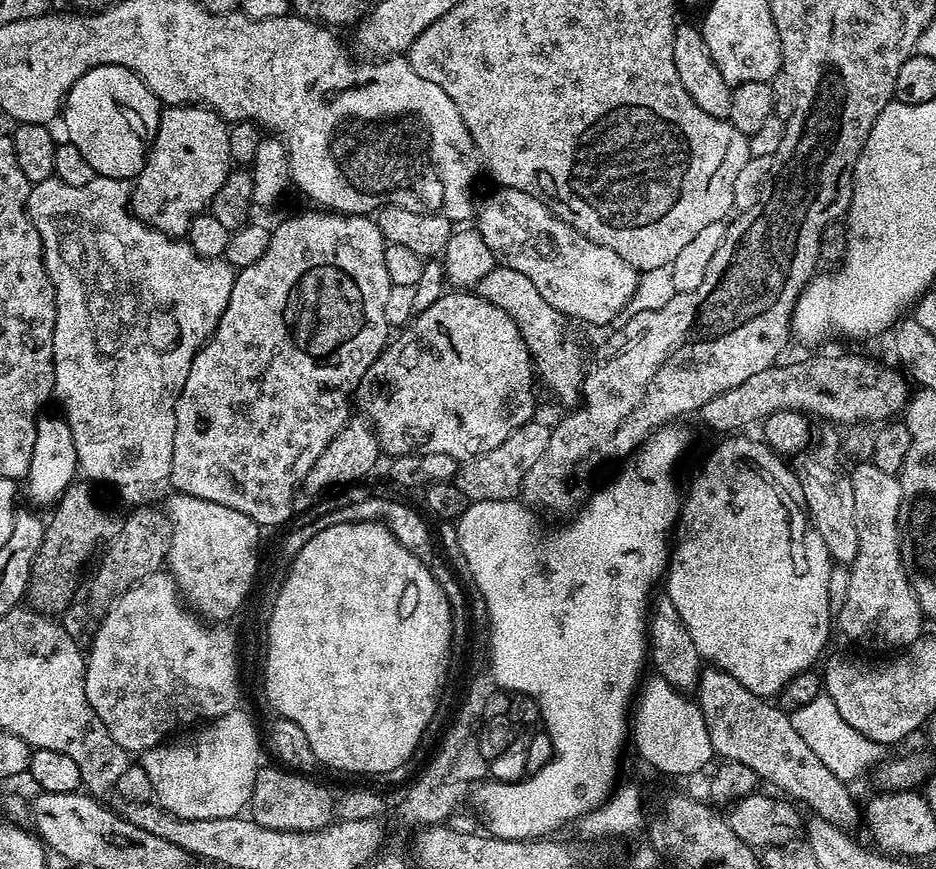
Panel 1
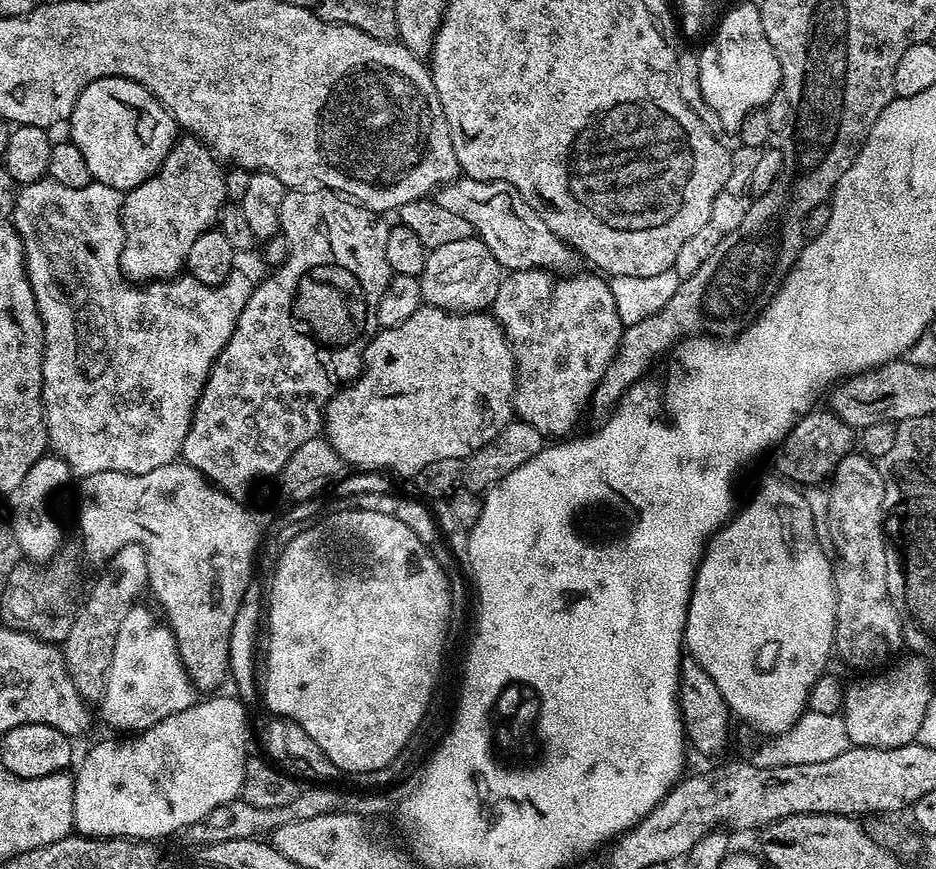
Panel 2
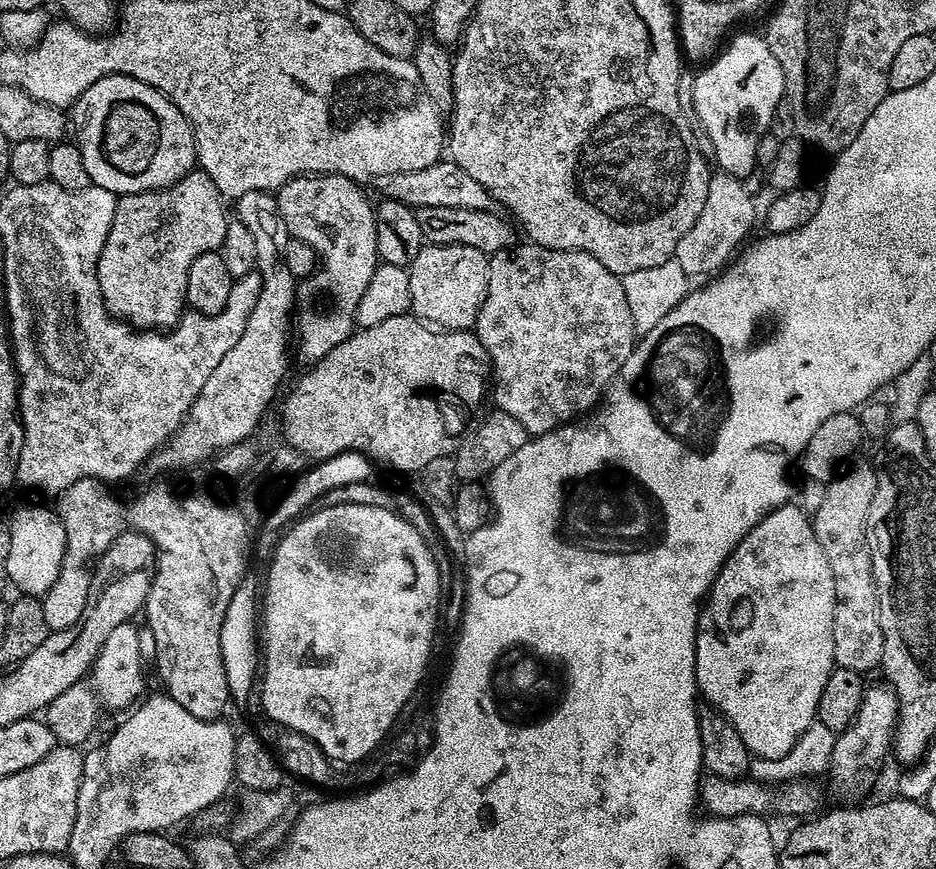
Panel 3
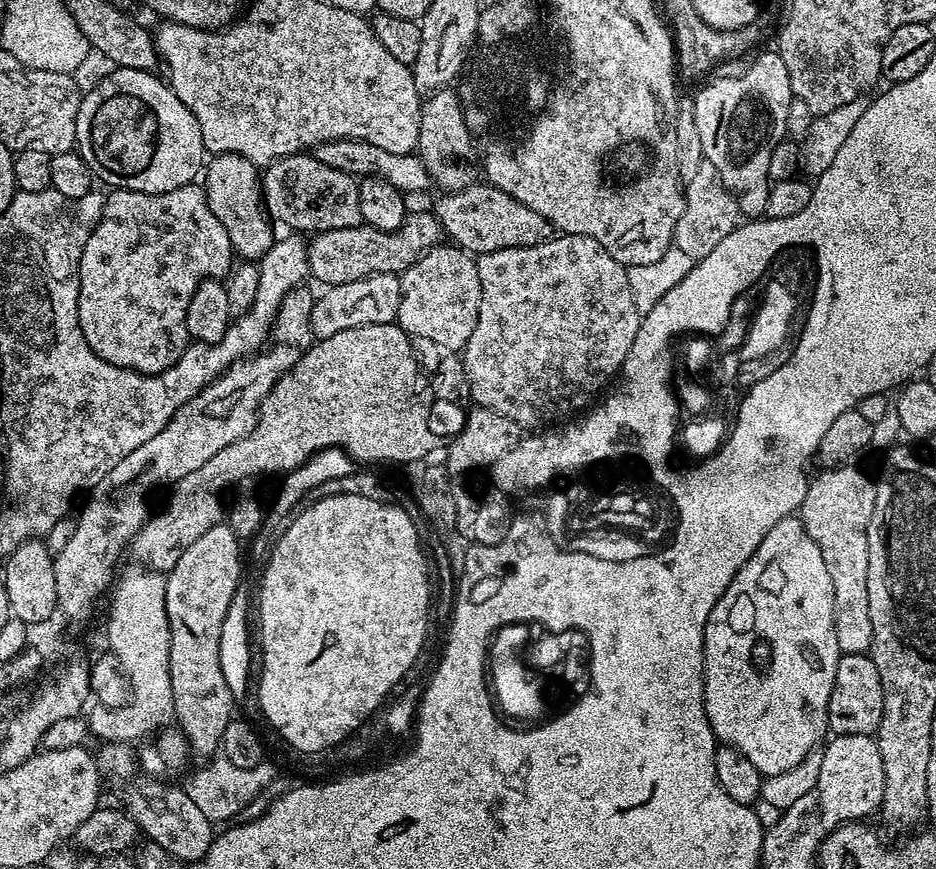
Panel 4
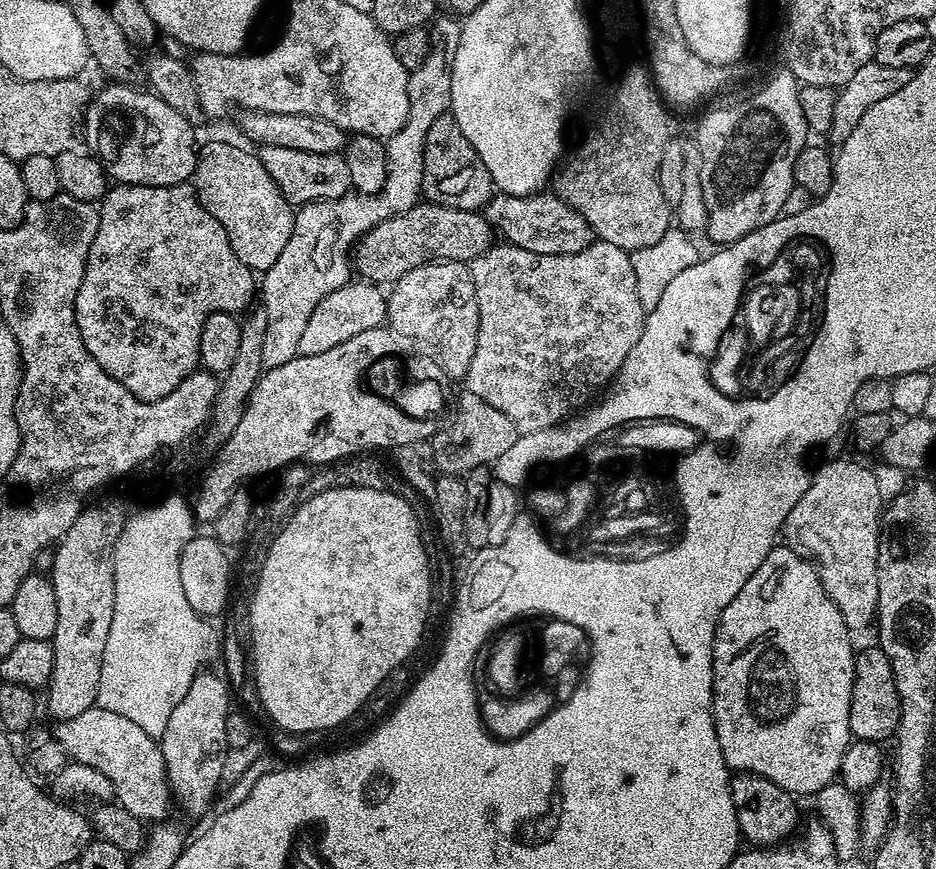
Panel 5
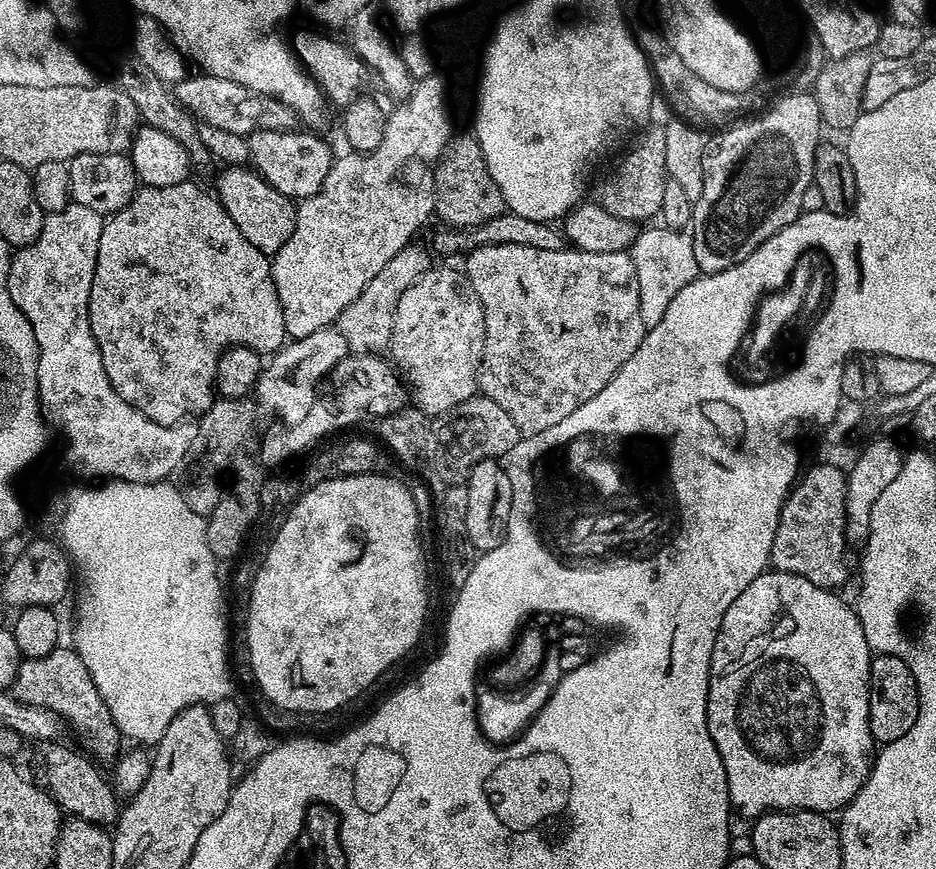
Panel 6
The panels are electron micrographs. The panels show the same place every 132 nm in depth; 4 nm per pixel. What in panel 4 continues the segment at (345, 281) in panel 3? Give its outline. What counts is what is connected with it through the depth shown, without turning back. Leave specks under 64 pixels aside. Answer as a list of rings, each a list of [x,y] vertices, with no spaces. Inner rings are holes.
[[[297,154],[280,156],[273,164],[267,165],[262,172],[264,204],[273,221],[282,223],[288,230],[300,234],[315,234],[324,231],[342,230],[344,227],[358,227],[362,224],[362,206],[358,206],[357,177],[346,174],[342,170],[334,170],[334,166],[326,166],[315,154]]]

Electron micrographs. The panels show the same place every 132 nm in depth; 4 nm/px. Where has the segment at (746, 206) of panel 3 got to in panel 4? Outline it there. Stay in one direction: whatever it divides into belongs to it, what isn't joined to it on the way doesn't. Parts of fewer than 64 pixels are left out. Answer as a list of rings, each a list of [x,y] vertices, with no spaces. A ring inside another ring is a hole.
[[[706,159],[700,163],[698,170],[687,177],[686,187],[682,192],[684,209],[682,218],[678,218],[678,226],[674,230],[674,247],[690,254],[693,262],[706,258],[710,250],[718,247],[718,242],[726,238],[741,223],[742,213],[736,197],[726,186],[722,186],[722,178],[718,178],[718,170],[710,166]]]

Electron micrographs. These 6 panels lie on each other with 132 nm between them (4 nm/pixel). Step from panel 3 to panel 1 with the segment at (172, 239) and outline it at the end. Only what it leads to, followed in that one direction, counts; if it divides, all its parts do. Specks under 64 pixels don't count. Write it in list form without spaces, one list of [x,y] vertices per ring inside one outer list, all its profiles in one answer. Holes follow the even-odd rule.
[[[173,104],[160,113],[158,130],[144,169],[130,188],[130,207],[141,222],[170,238],[187,233],[188,222],[211,205],[214,194],[233,171],[229,125],[210,108],[198,104]]]

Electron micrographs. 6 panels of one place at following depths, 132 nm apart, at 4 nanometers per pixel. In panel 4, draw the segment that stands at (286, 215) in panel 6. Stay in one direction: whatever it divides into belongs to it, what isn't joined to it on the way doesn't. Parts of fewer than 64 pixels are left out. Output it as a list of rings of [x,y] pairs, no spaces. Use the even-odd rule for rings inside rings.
[[[217,153],[205,165],[202,187],[211,213],[222,223],[233,253],[248,262],[259,261],[275,244],[276,234],[264,204],[263,181],[257,165],[240,155]]]

